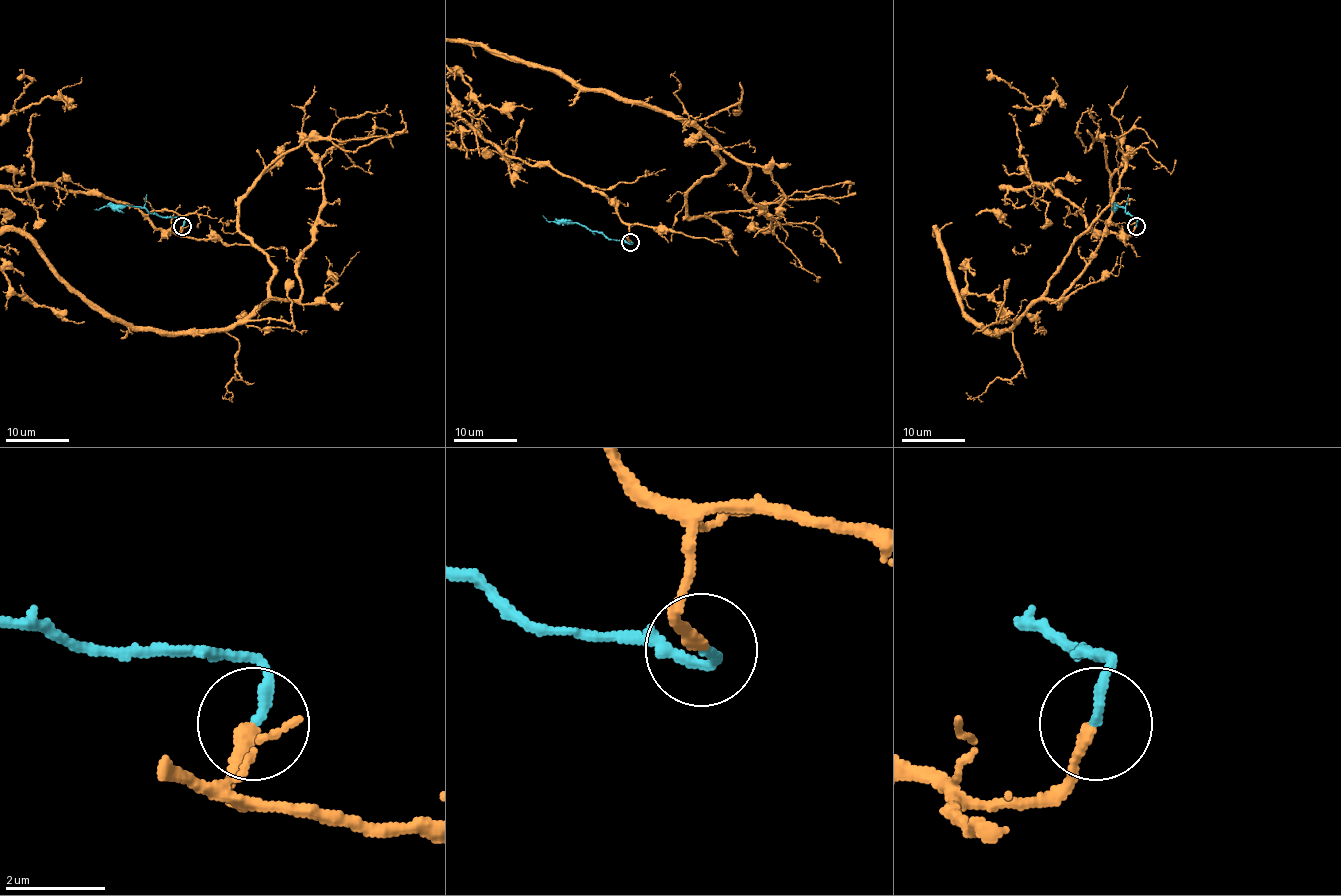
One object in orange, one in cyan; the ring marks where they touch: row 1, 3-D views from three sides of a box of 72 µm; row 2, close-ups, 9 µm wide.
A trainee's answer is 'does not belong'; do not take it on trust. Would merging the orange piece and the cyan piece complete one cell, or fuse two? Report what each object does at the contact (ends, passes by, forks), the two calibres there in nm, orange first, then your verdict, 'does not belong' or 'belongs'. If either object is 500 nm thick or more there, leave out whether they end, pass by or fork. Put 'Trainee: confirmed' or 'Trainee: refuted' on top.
Trainee: refuted
orange ends there; cyan ends there; 280 nm thick on the orange side, 200 nm on the other; belongs

